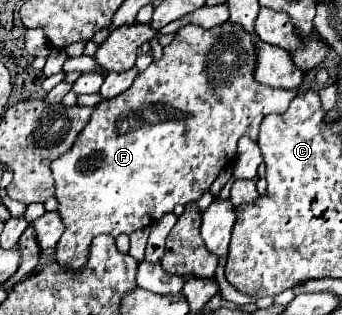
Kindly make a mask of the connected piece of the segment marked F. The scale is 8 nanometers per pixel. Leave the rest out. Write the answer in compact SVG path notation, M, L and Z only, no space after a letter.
M224 23L220 27L214 27L214 29L204 29L200 25L184 25L174 41L164 47L164 55L156 61L150 63L150 67L142 73L138 73L136 81L132 83L132 87L128 91L124 91L120 97L114 97L112 101L100 101L96 107L94 107L94 113L88 121L88 125L82 129L82 133L78 133L72 149L68 149L68 153L60 155L54 163L52 163L52 175L54 175L54 189L56 189L56 199L58 199L58 213L60 213L60 219L64 221L64 233L56 245L56 263L66 267L66 269L72 269L74 273L78 273L84 265L86 265L86 259L88 259L88 249L90 249L90 243L96 235L112 235L112 237L118 237L120 233L134 233L138 229L144 229L152 223L156 223L164 213L170 213L174 209L174 205L182 203L190 203L190 201L198 201L202 197L202 193L214 183L214 179L218 177L218 173L228 165L232 163L234 155L236 155L236 143L240 137L250 137L252 141L258 139L258 127L264 119L264 115L268 113L284 113L290 105L290 101L298 94L298 90L283 90L272 89L268 85L260 85L252 71L254 71L254 45L248 37L248 33L244 33L238 25L232 25L232 23Z

